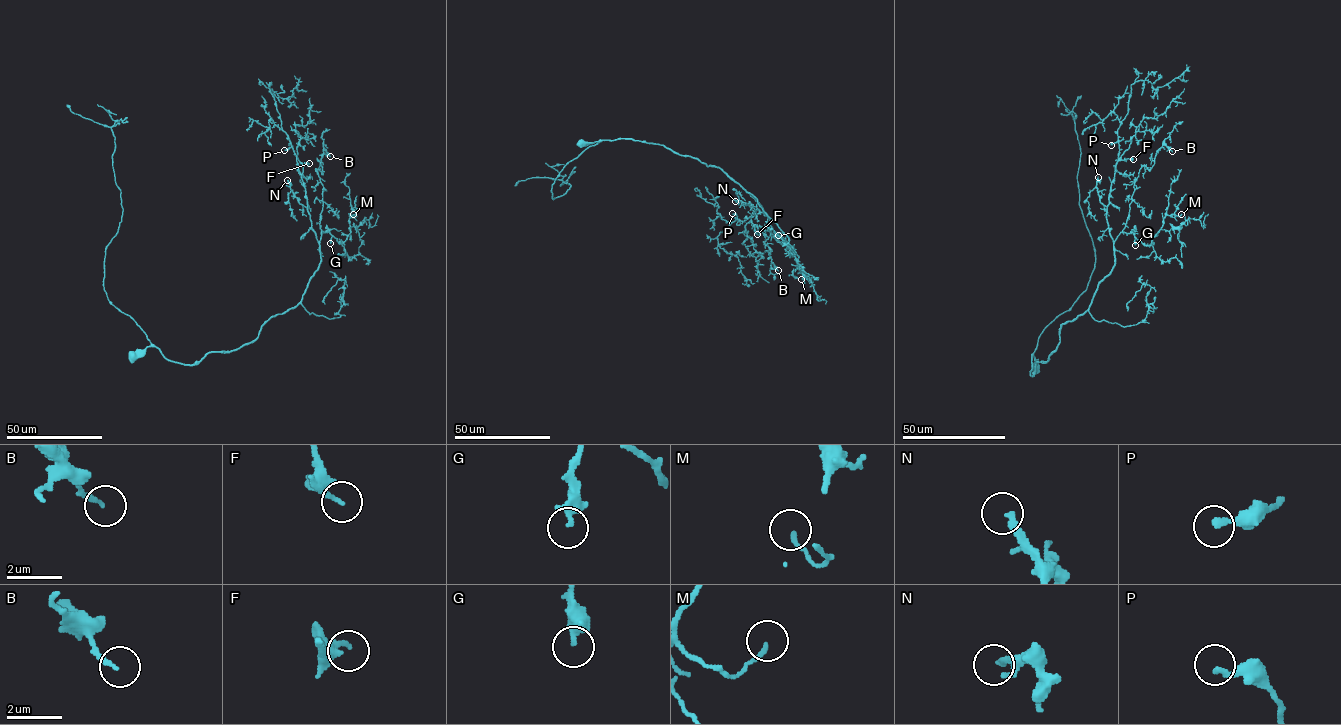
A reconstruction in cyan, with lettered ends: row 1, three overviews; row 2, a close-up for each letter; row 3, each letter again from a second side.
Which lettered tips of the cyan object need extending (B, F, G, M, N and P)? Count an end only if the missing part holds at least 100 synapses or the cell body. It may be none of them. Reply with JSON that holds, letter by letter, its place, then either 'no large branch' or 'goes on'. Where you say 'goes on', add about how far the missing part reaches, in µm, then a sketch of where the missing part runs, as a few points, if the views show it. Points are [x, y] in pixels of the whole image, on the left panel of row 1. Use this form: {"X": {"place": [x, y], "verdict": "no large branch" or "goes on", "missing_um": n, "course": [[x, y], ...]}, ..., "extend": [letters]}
{"B": {"place": [330, 156], "verdict": "no large branch"}, "F": {"place": [309, 163], "verdict": "no large branch"}, "G": {"place": [330, 243], "verdict": "no large branch"}, "M": {"place": [353, 214], "verdict": "no large branch"}, "N": {"place": [287, 180], "verdict": "goes on", "missing_um": 50, "course": [[287, 180], [284, 175], [273, 173], [263, 180], [257, 178], [252, 170], [250, 152], [254, 158], [253, 164]]}, "P": {"place": [284, 150], "verdict": "no large branch"}, "extend": ["N"]}

